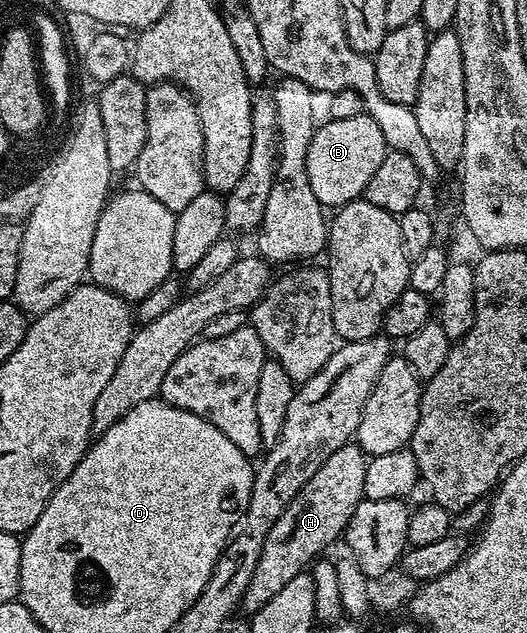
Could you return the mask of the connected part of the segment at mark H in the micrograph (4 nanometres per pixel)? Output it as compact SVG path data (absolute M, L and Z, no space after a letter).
M350 443L339 447L328 456L315 475L304 483L302 489L288 503L275 525L268 532L263 543L262 554L251 575L251 583L245 592L243 609L249 615L257 613L263 603L275 599L279 590L295 575L306 572L313 562L322 556L325 548L336 546L339 538L349 525L351 515L355 515L355 507L365 500L363 479L367 479L367 455L361 446Z

